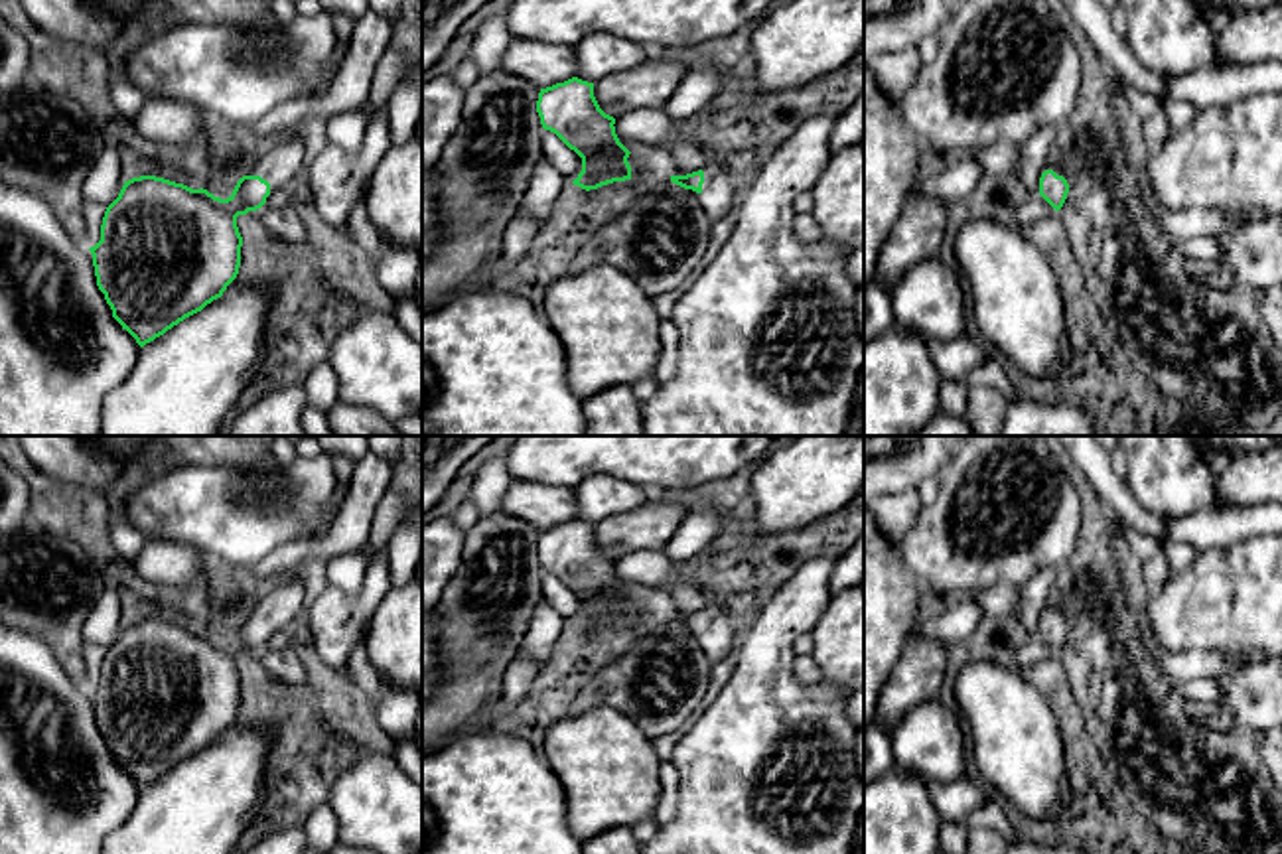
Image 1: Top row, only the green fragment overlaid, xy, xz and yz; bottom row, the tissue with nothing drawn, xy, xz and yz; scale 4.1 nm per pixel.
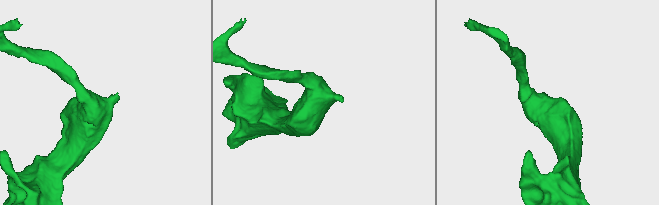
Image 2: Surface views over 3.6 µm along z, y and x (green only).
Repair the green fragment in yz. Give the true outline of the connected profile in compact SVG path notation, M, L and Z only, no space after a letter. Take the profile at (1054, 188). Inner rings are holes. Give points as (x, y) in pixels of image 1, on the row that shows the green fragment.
M1047 164L1041 170L1039 178L1039 195L1055 209L1059 211L1067 199L1071 187L1071 176L1065 172L1063 166Z

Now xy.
M300 130L278 138L254 168L243 176L227 199L207 189L191 189L156 176L124 181L118 197L107 207L101 241L91 247L97 286L112 318L140 347L164 335L185 318L221 298L237 278L243 237L237 217L266 207L274 189L290 189L302 179L306 148Z

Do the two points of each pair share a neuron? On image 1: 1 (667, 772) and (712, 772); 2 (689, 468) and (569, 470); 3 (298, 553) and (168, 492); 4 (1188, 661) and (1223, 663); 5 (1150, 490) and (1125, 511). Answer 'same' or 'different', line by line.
1: different
2: same
3: different
4: same
5: different

